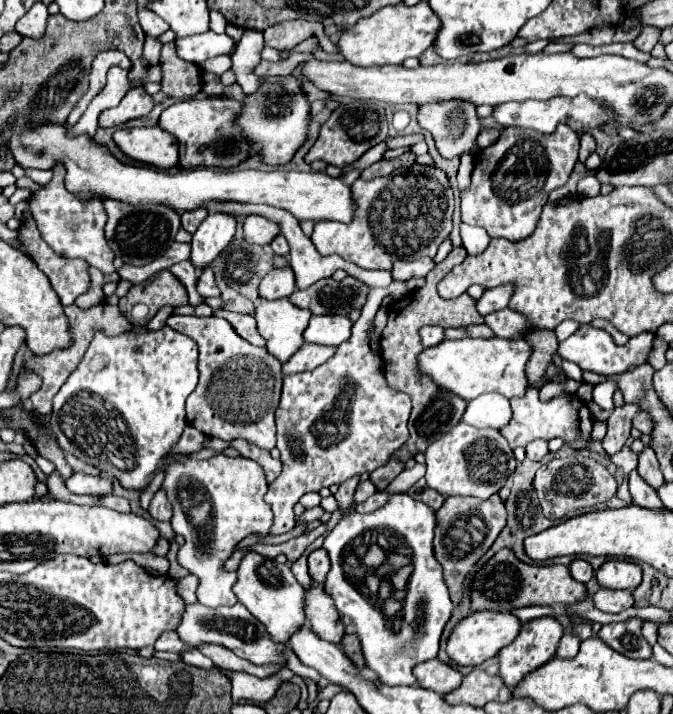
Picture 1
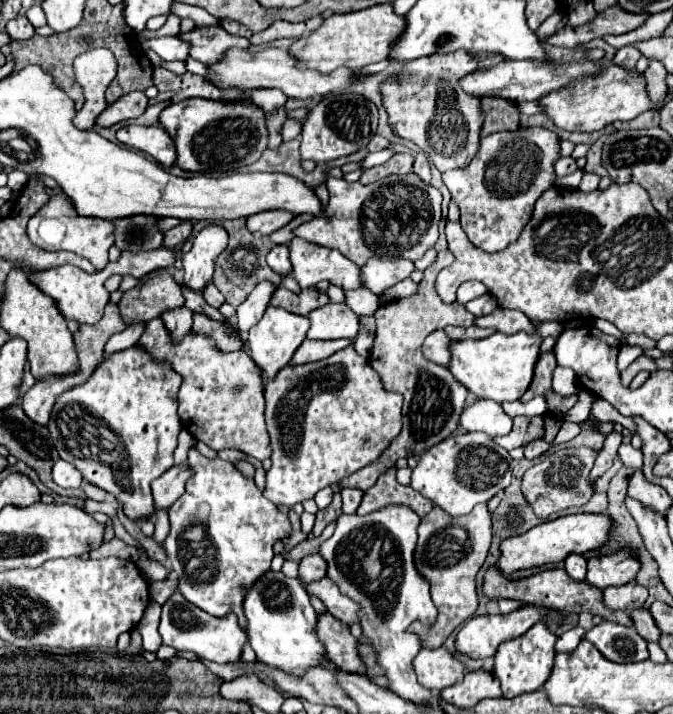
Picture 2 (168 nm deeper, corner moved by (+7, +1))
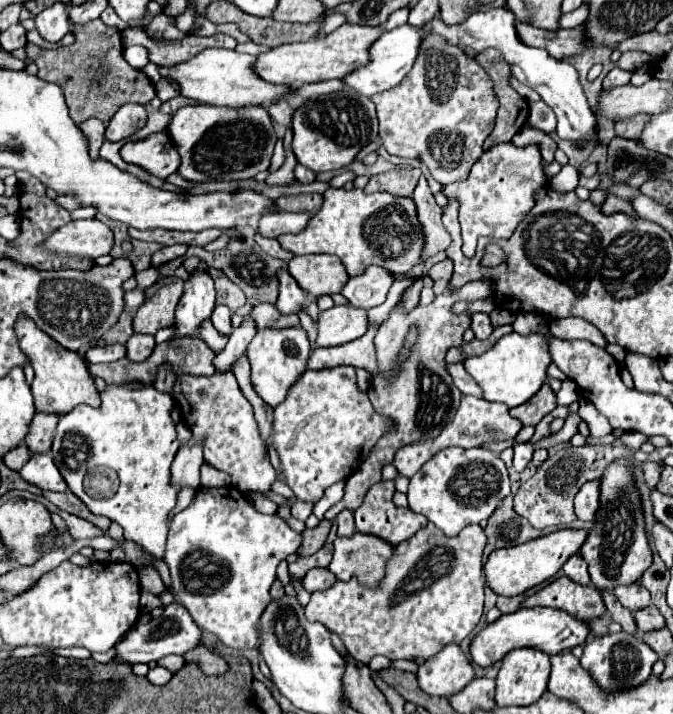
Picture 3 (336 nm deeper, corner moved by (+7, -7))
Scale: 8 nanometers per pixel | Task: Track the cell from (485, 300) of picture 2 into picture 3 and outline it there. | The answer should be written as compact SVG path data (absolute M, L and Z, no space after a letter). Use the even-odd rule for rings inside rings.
M475 313L475 315L471 317L471 329L473 329L473 333L475 333L475 339L479 339L479 341L487 339L487 337L493 333L489 315L485 315L485 313Z

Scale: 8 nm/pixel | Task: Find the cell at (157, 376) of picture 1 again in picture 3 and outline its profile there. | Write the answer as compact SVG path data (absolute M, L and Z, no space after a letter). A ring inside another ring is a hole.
M127 383L127 385L109 385L101 393L101 407L93 409L89 405L79 405L71 413L59 417L57 433L53 439L51 455L53 461L63 475L67 487L71 493L75 493L93 515L103 515L123 527L123 535L127 541L133 541L141 547L143 551L143 561L137 565L137 569L149 567L151 561L163 559L165 551L165 539L167 539L167 529L169 529L169 513L177 503L177 493L181 491L179 485L173 485L171 481L171 463L173 457L179 449L179 439L175 431L175 423L169 415L173 407L173 399L167 393L161 393L153 387L145 387L141 383ZM105 465L117 471L119 475L119 491L111 499L93 499L85 493L83 489L83 477L89 469Z

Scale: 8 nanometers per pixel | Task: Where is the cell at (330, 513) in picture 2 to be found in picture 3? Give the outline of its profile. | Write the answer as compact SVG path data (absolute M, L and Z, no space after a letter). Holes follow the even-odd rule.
M323 519L319 523L319 527L315 527L315 529L305 529L301 533L303 541L301 541L301 547L297 551L299 557L307 557L307 555L313 555L315 551L319 551L327 539L329 529L331 529L331 521L327 521L327 519Z

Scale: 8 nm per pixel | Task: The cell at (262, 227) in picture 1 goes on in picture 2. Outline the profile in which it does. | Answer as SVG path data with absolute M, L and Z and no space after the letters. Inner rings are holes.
M265 211L265 213L257 213L247 217L245 225L251 233L259 233L259 235L271 235L273 231L281 229L283 225L287 225L295 215L289 211Z

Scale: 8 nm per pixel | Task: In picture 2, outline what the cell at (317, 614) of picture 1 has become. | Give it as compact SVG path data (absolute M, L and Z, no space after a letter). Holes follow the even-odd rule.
M327 611L317 613L317 639L321 639L327 657L333 659L339 669L349 673L365 673L365 665L355 649L357 639L349 633L347 623L341 623Z

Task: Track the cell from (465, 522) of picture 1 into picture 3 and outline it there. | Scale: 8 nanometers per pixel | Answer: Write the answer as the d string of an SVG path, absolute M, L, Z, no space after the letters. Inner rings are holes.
M433 523L417 531L405 543L395 547L389 563L385 563L385 577L377 587L365 587L357 577L349 581L337 581L325 591L311 593L311 601L305 609L309 621L325 625L329 631L337 633L345 643L347 651L359 663L369 663L375 655L385 655L389 659L431 659L437 649L449 643L461 643L479 623L483 615L483 547L485 533L479 525L465 527L457 537L447 537Z

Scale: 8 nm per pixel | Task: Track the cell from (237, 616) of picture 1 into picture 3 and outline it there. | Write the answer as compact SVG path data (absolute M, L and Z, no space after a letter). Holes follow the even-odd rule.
M173 603L165 607L163 615L159 619L153 619L149 623L135 623L133 629L129 629L117 643L115 643L115 657L123 663L137 665L137 663L149 663L159 661L165 655L183 655L191 651L201 641L201 631L191 619L191 615L185 611L185 607Z

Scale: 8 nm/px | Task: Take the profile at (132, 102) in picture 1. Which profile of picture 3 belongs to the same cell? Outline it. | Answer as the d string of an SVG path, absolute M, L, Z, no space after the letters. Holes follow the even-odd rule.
M123 105L107 125L107 141L121 141L145 127L147 109L143 105Z

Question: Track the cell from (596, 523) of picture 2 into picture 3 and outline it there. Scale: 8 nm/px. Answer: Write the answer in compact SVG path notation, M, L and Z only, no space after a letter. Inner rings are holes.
M563 529L549 533L545 537L533 539L521 547L507 547L507 549L495 549L487 563L483 565L483 575L485 575L485 585L495 591L497 595L505 597L515 597L525 593L527 589L549 581L561 567L563 563L581 549L583 541L587 539L587 531L583 529Z

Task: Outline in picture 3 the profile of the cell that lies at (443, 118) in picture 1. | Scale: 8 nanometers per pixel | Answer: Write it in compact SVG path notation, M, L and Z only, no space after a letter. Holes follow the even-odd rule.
M437 33L425 35L413 69L405 75L405 79L397 87L373 95L371 101L377 105L379 137L387 153L407 159L419 159L423 165L427 165L431 177L441 185L467 179L473 163L483 153L483 141L493 131L499 107L497 97L493 95L493 81L489 79L485 69L475 61L475 57L469 57L459 47L445 43L445 39L441 39L441 35Z

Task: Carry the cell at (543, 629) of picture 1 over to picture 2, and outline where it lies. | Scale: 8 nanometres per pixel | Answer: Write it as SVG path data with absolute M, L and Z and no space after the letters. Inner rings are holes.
M535 623L521 637L505 641L505 643L499 645L499 649L495 653L493 673L501 681L503 697L515 697L515 695L521 695L521 693L537 691L547 681L551 667L553 667L555 641L557 641L557 635L545 623Z

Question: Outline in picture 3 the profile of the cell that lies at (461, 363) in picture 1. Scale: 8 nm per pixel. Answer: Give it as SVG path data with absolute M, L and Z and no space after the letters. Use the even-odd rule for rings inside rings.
M509 333L501 337L487 353L481 357L469 357L463 361L465 369L471 373L471 377L479 383L483 389L483 397L487 401L505 403L507 407L517 407L529 401L541 385L547 381L547 367L551 365L551 353L549 353L549 341L541 333Z

